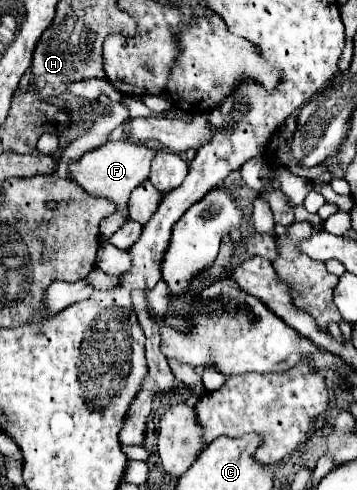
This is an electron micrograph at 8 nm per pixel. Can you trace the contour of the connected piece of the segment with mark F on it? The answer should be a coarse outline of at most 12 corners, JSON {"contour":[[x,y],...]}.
{"contour":[[105,143],[69,167],[95,197],[117,201],[102,242],[129,219],[129,195],[147,181],[157,149]]}

